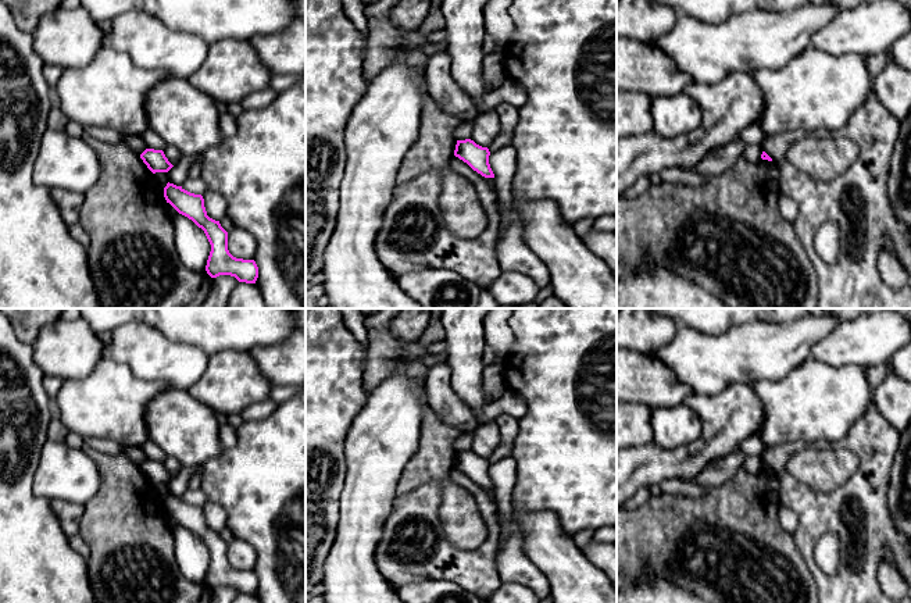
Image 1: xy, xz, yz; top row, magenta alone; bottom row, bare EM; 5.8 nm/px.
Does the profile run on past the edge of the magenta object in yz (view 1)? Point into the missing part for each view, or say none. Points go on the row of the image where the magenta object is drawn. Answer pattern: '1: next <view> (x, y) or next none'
1: next none

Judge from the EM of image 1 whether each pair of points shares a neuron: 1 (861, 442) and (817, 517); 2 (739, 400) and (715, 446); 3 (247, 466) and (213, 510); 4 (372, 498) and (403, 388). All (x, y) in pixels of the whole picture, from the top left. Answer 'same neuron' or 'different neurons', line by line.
1: same neuron
2: same neuron
3: different neurons
4: same neuron

